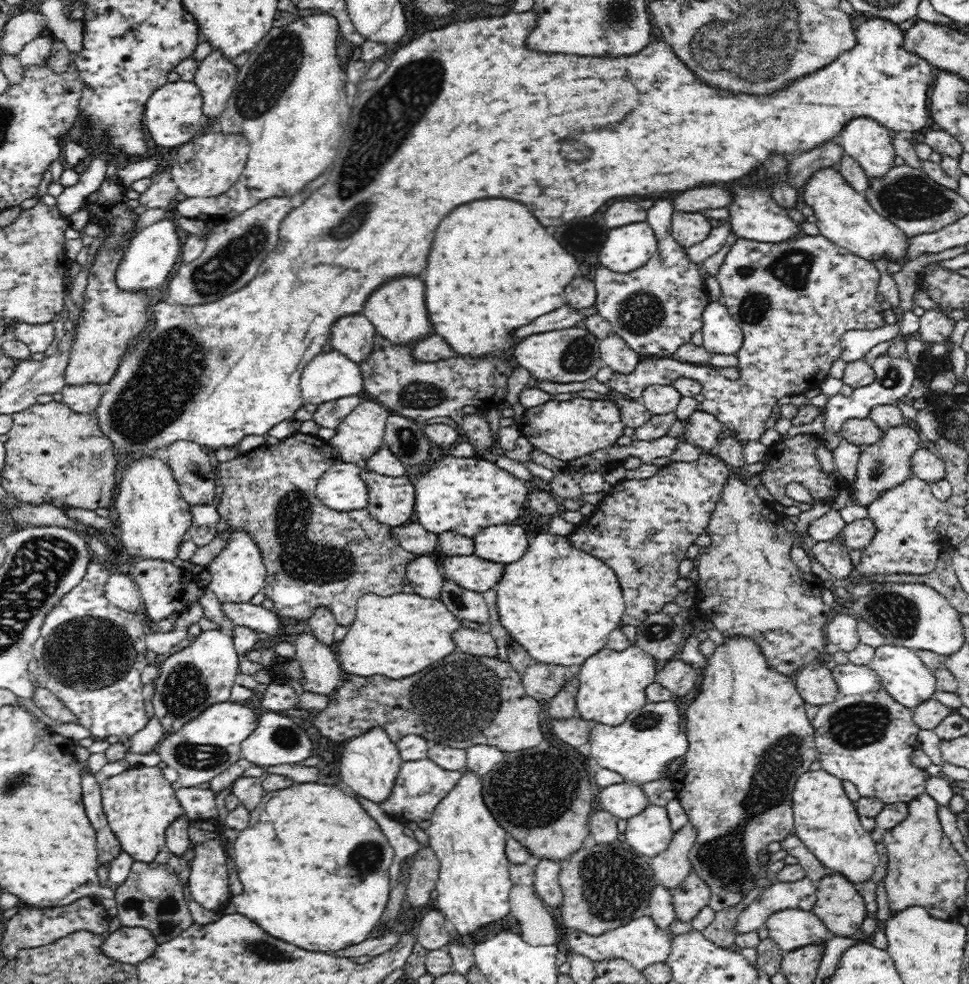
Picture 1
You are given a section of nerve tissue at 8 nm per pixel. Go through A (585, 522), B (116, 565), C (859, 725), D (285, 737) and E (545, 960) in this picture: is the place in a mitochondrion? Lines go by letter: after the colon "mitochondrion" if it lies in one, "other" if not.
A: other
B: other
C: mitochondrion
D: mitochondrion
E: other

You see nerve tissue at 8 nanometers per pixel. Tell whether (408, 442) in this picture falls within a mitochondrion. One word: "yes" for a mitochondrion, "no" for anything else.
yes

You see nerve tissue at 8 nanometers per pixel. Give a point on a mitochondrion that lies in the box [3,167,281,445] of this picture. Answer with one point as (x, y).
(225, 269)

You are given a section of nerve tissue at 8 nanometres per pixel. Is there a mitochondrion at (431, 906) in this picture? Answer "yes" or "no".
no

